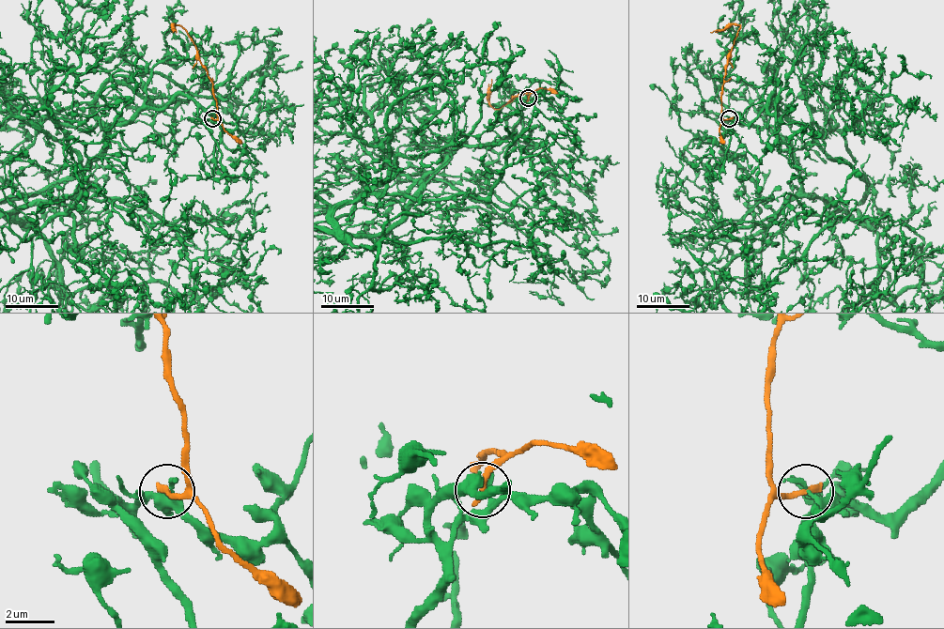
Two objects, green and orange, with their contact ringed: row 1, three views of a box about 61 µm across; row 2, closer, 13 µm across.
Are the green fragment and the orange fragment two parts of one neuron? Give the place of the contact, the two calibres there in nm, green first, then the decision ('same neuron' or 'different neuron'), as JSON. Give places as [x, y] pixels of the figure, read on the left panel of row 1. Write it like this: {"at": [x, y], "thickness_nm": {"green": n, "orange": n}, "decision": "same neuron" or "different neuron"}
{"at": [212, 118], "thickness_nm": {"green": 200, "orange": 280}, "decision": "different neuron"}

